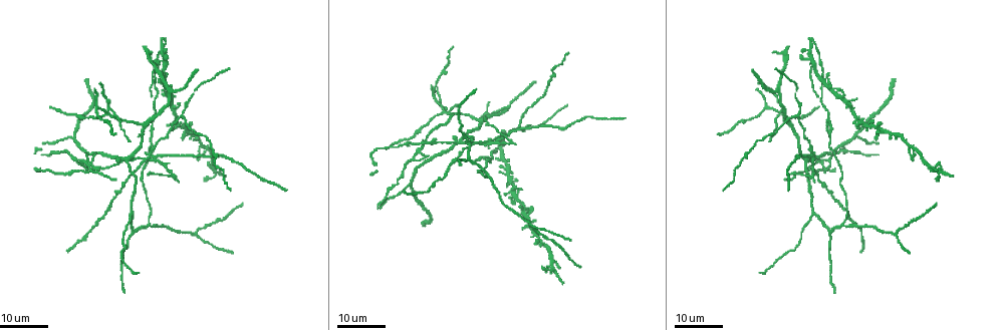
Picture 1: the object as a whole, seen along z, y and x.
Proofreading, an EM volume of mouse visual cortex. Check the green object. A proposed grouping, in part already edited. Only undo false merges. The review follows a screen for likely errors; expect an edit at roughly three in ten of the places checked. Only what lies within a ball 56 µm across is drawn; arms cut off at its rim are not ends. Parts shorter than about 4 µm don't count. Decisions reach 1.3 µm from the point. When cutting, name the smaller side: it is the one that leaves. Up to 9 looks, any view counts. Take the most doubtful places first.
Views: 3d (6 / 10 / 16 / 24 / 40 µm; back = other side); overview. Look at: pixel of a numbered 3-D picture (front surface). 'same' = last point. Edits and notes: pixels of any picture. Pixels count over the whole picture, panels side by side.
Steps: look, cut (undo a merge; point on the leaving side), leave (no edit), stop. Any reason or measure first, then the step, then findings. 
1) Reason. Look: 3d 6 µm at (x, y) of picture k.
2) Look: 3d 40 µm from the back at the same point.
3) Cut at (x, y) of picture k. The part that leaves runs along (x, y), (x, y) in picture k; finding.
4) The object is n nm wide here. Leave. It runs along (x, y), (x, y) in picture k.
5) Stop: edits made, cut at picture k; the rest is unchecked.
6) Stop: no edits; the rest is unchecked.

Branch point. Look: 3d 24 µm at (163, 59) of picture 1.

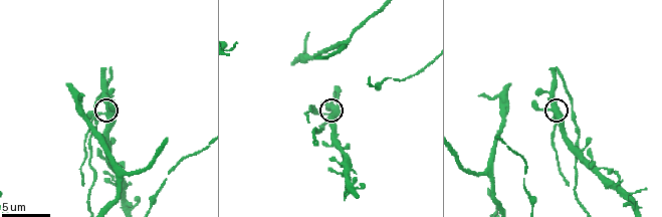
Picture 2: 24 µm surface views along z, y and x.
Zoom in. Look: 3d 10 µm at (107, 112) of picture 2.

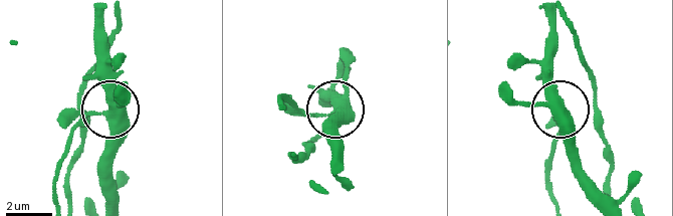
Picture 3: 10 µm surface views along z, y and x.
The side arm is 10 µm long. Cut at (68, 143) of picture 3. The part that leaves runs along (84, 114), (55, 181), (55, 204) in picture 3; a second neuron is stuck on.

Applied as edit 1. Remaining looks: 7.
Four-way junction. Look: 3d 24 µm at (460, 143) of picture 1.

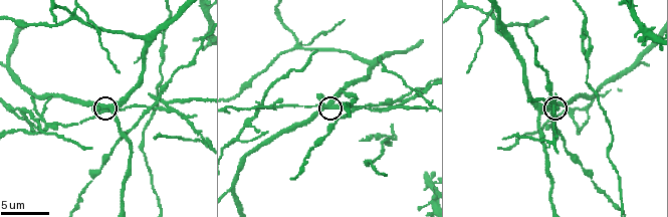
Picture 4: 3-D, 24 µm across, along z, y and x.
Zoom in. Look: 3d 6 µm at (333, 108) of picture 4.

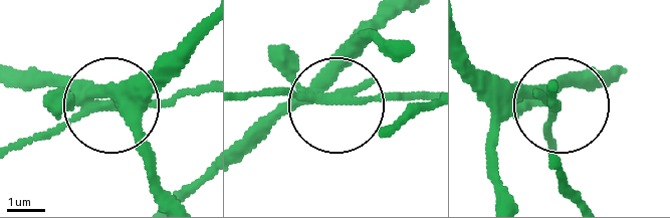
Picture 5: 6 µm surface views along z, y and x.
The object is 290 nm wide here. Cut at (365, 98) of picture 5. The part that leaves runs along (83, 97), (176, 97), (205, 88) in picture 5; a second neuron is stuck on.

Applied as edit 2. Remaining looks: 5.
Thick turns thin. Look: 3d 10 µm at (384, 104) of picture 4.

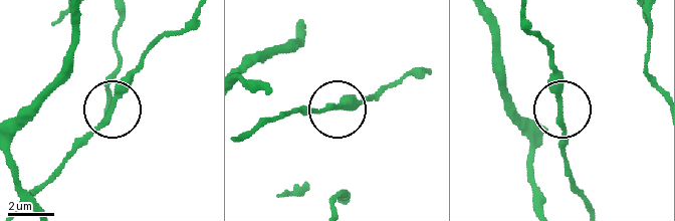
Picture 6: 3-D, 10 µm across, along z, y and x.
Leave. It runs along (542, 203), (570, 185), (557, 66) in picture 6; one neuron here.

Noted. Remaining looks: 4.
Small branch off a trunk. Look: 3d 16 µm at (533, 228) of picture 1.

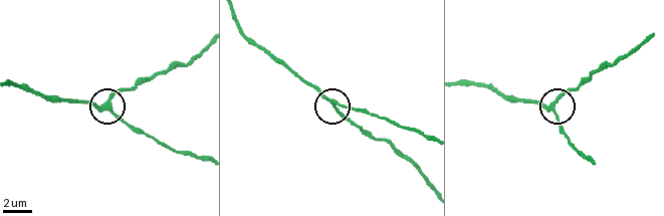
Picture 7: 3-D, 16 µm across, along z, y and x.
Look: 3d 10 µm at (334, 102) of picture 7.

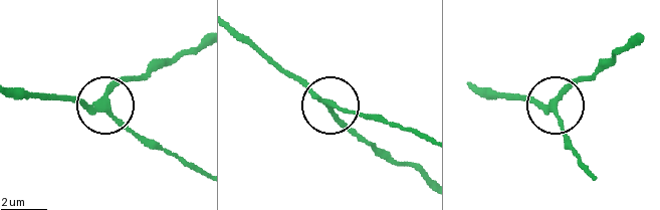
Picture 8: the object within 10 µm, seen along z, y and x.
The side arm is 10 µm long. Leave. It runs along (235, 27), (327, 106), (366, 114) in picture 8; continuous, no second neuron.

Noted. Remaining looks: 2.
Stop: edits made, cut at picture 3, cut at picture 5; the rest is unchecked.

